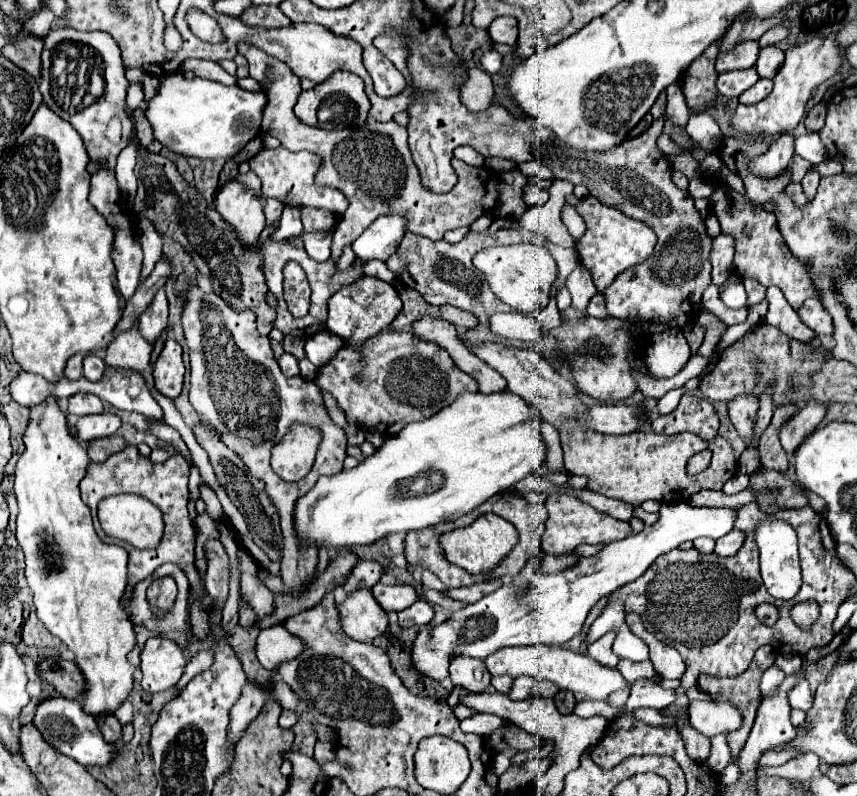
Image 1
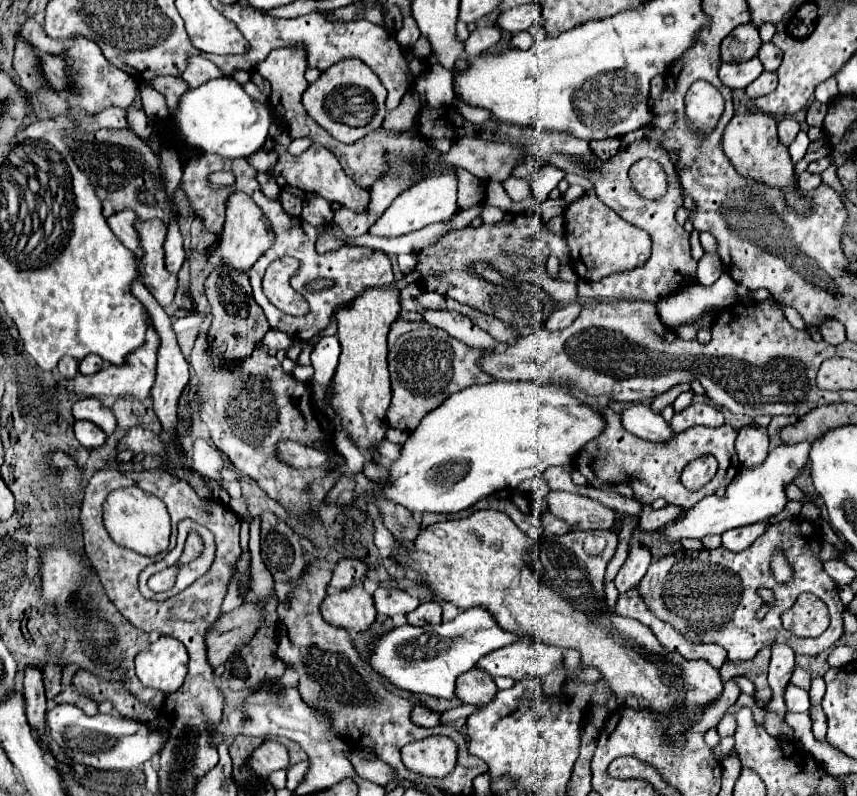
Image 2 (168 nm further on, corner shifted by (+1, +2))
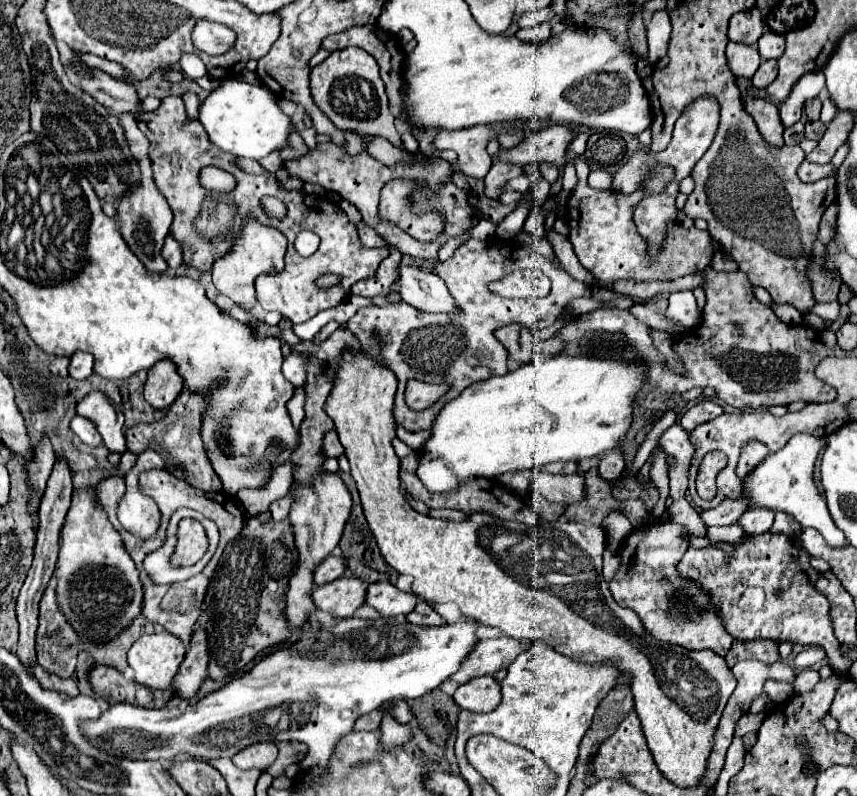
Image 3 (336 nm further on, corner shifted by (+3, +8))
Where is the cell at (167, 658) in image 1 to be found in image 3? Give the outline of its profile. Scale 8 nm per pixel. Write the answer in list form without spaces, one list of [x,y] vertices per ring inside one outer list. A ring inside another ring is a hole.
[[[161,631],[153,635],[143,635],[133,643],[133,647],[129,649],[129,667],[135,671],[135,681],[139,685],[145,685],[149,689],[169,689],[183,657],[185,645],[181,643],[181,639],[167,631]]]

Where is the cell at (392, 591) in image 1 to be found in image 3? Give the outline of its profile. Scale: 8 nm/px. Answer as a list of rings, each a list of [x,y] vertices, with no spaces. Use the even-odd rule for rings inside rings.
[[[381,581],[369,585],[365,603],[373,607],[381,617],[397,617],[409,615],[417,605],[417,597],[413,593],[399,591],[395,585],[387,581]]]

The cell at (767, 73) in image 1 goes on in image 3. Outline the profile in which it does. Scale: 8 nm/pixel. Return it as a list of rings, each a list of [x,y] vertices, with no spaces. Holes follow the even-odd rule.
[[[763,33],[757,41],[761,59],[779,59],[785,51],[785,37],[779,33]]]

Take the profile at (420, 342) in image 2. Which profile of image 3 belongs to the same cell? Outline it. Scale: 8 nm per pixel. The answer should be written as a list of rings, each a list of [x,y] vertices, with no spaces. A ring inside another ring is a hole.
[[[497,237],[487,241],[469,239],[463,247],[459,247],[453,253],[453,257],[435,265],[435,275],[439,275],[445,281],[449,293],[457,303],[459,313],[423,313],[413,305],[407,305],[405,301],[369,305],[357,311],[359,331],[379,335],[375,353],[377,361],[387,369],[391,369],[399,381],[393,403],[393,415],[409,431],[431,429],[439,413],[439,405],[423,413],[415,413],[405,407],[403,393],[405,393],[405,379],[409,379],[409,375],[429,383],[453,383],[453,391],[449,391],[449,395],[441,399],[451,401],[459,397],[459,393],[469,385],[485,381],[493,375],[507,373],[507,351],[493,335],[497,329],[509,323],[519,323],[529,331],[551,327],[561,317],[561,313],[565,313],[565,307],[569,305],[571,299],[591,297],[593,293],[591,287],[587,287],[581,281],[575,281],[567,271],[559,271],[549,259],[517,243],[515,239],[509,241],[501,241]],[[523,269],[543,271],[549,277],[553,287],[545,299],[501,299],[485,291],[485,283],[501,279],[501,275],[507,275],[509,271],[523,271]]]

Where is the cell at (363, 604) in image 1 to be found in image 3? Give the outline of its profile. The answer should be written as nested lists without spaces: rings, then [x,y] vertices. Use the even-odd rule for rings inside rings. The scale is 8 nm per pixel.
[[[339,577],[331,583],[315,587],[311,591],[311,599],[317,609],[345,619],[365,603],[365,587],[357,577]]]

